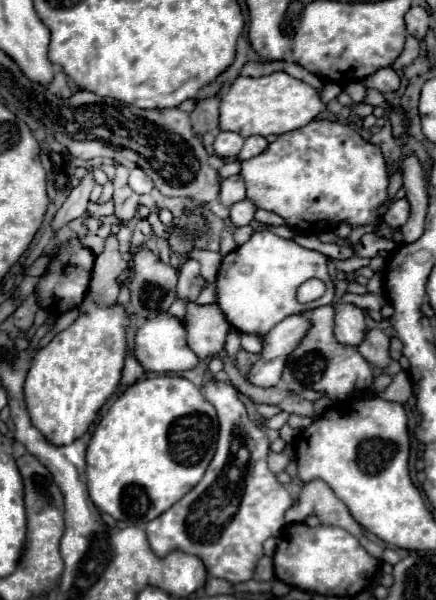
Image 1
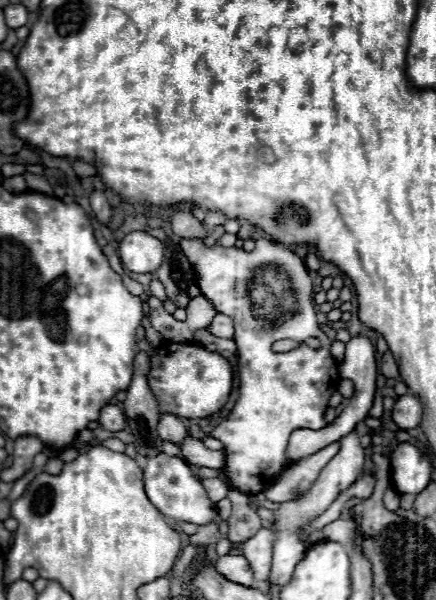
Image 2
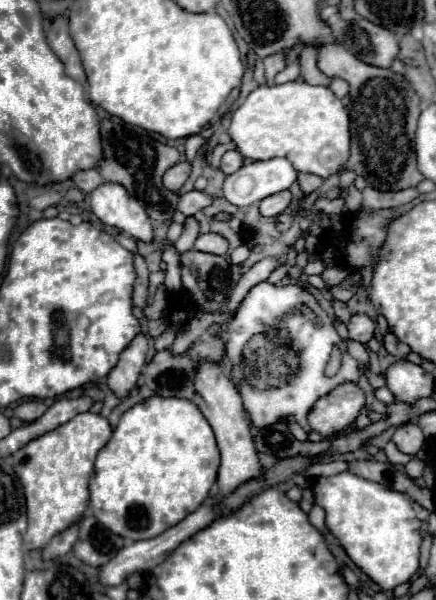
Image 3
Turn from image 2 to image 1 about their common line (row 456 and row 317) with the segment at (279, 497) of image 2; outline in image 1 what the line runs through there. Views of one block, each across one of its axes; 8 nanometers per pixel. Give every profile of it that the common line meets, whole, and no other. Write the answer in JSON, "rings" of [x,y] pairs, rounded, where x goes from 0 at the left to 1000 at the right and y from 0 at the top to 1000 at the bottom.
{"rings":[[[734,510],[720,513],[706,523],[711,547],[688,567],[683,580],[670,583],[670,590],[656,600],[651,613],[651,637],[665,653],[688,653],[688,650],[729,650],[748,653],[761,667],[794,667],[812,660],[817,653],[835,653],[853,643],[853,613],[849,607],[817,587],[812,577],[789,577],[771,570],[761,560],[761,510]]]}

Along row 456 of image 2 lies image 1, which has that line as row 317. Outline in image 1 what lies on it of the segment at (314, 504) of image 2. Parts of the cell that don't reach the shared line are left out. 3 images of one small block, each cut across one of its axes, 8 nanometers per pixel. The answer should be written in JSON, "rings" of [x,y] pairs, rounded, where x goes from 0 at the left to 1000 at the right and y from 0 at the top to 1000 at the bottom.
{"rings":[[[771,503],[766,507],[766,560],[784,573],[817,577],[826,567],[835,567],[839,537],[835,520],[798,503]]]}

